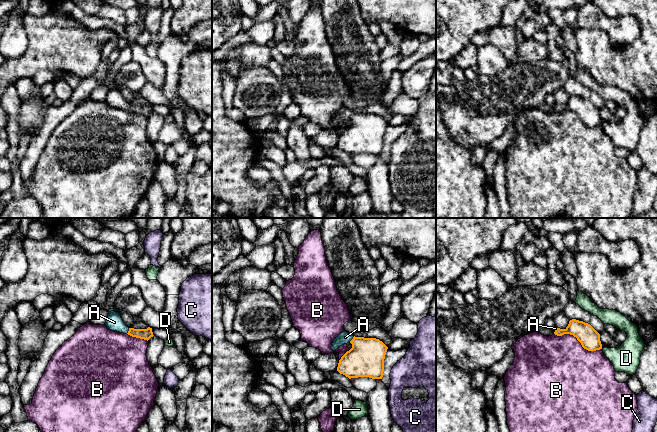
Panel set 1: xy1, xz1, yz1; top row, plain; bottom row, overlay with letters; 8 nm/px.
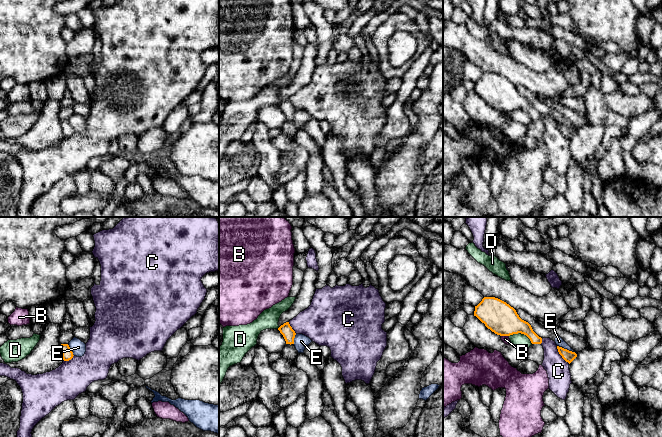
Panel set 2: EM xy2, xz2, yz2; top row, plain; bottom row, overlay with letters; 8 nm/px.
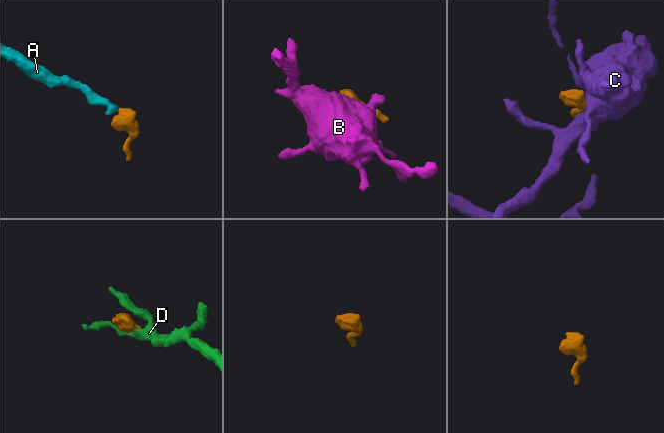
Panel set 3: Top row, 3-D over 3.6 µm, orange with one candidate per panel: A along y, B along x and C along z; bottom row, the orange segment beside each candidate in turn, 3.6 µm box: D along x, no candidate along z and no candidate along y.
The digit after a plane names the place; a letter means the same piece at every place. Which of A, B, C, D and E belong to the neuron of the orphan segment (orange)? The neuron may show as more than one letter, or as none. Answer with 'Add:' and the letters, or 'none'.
Add: A

